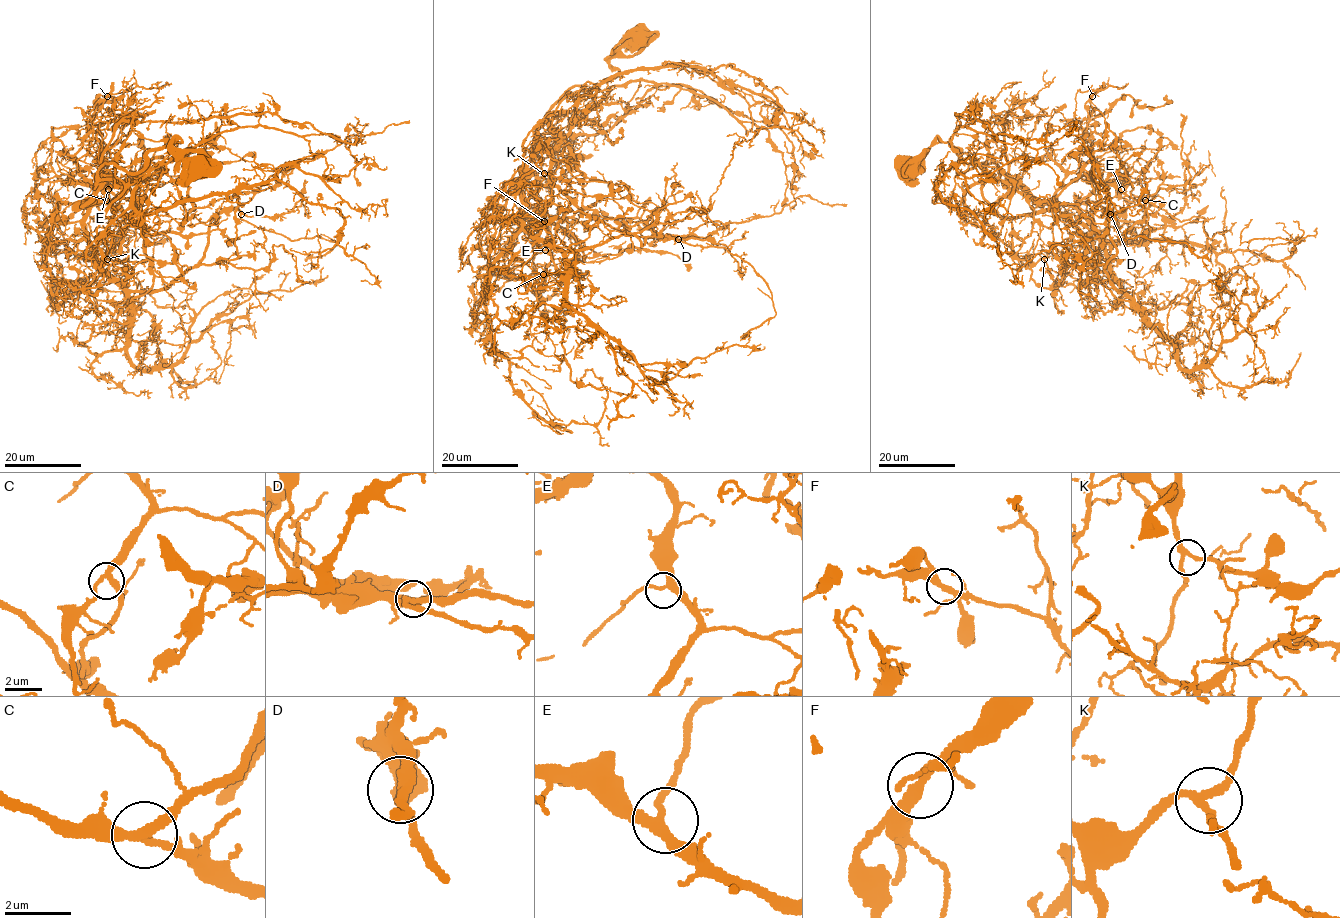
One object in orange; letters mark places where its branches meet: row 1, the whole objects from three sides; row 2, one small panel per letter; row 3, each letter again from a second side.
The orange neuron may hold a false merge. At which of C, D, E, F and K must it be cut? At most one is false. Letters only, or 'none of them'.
F

